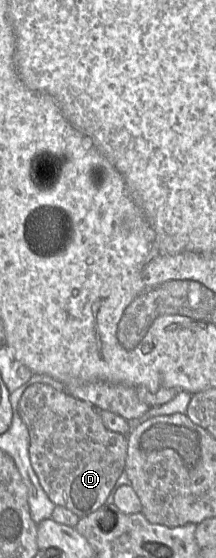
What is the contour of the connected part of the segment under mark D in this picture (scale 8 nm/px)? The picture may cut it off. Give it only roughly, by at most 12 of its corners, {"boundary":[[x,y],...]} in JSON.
{"boundary":[[29,385],[18,413],[49,499],[79,518],[124,471],[127,435]]}

